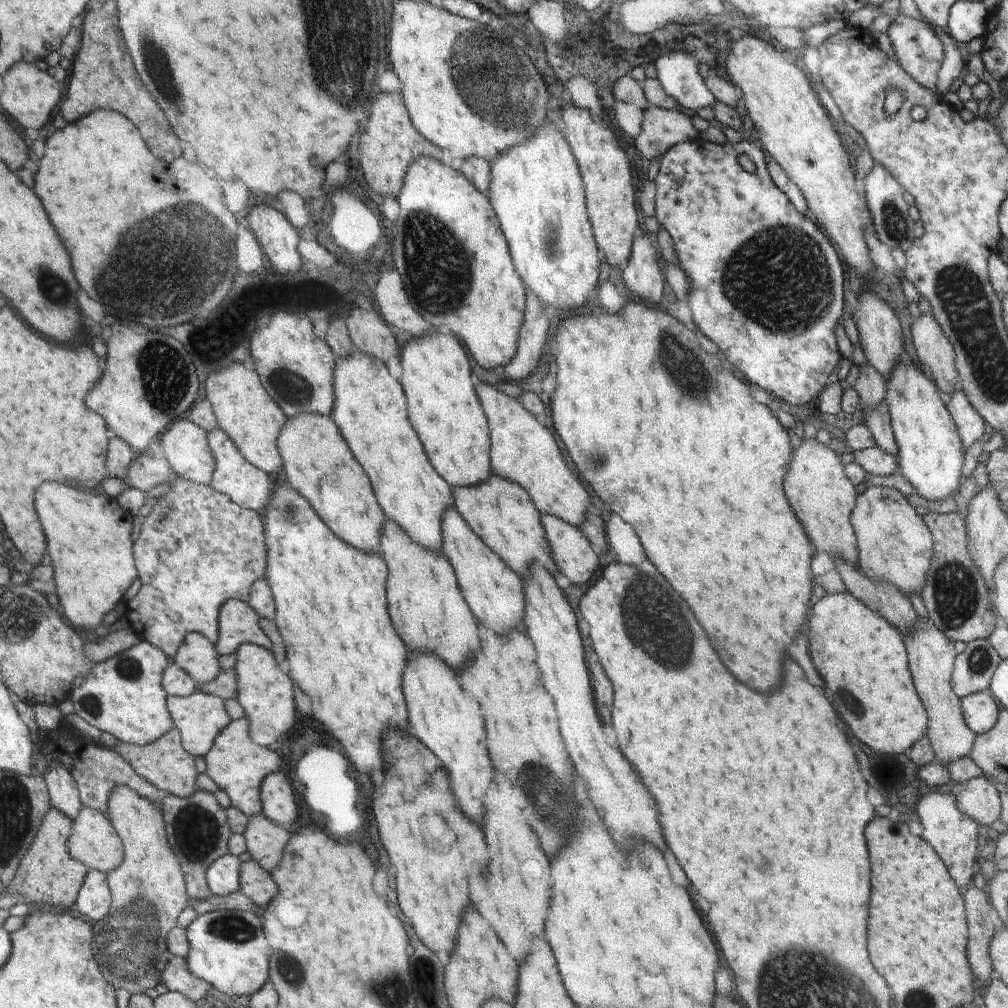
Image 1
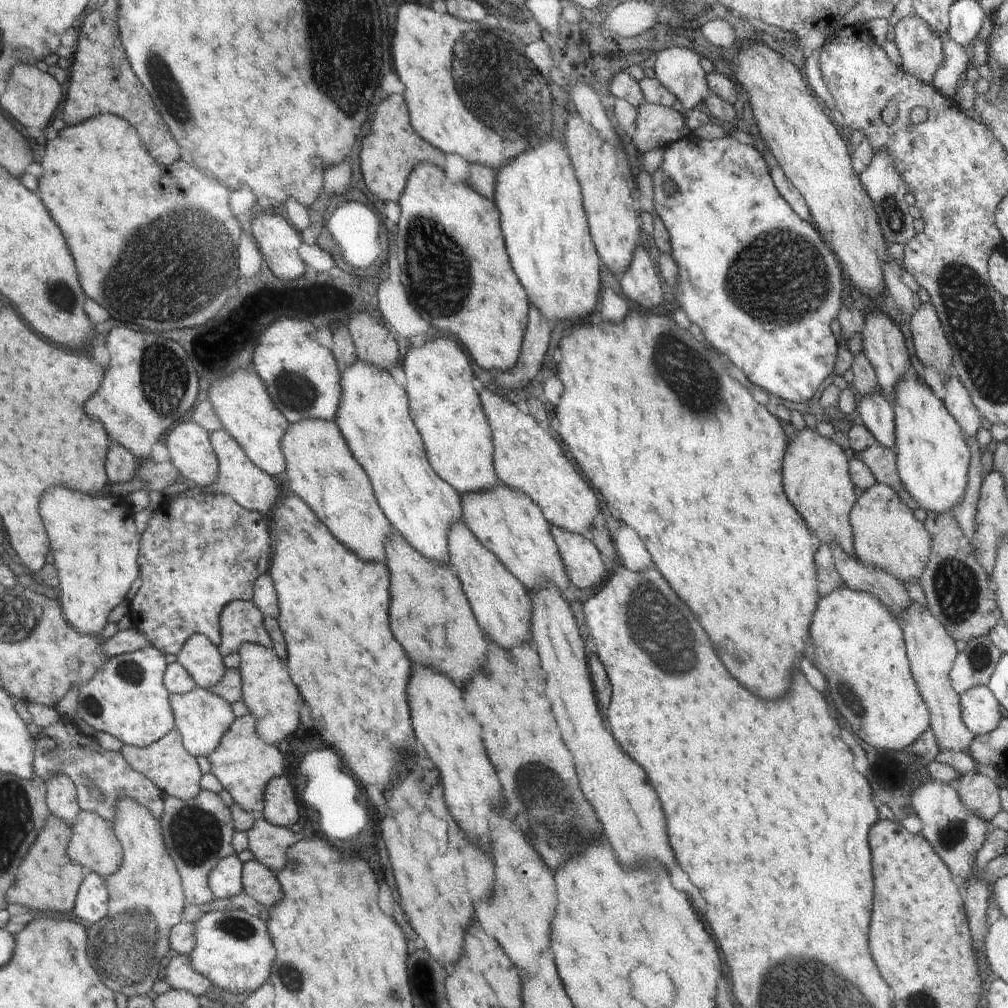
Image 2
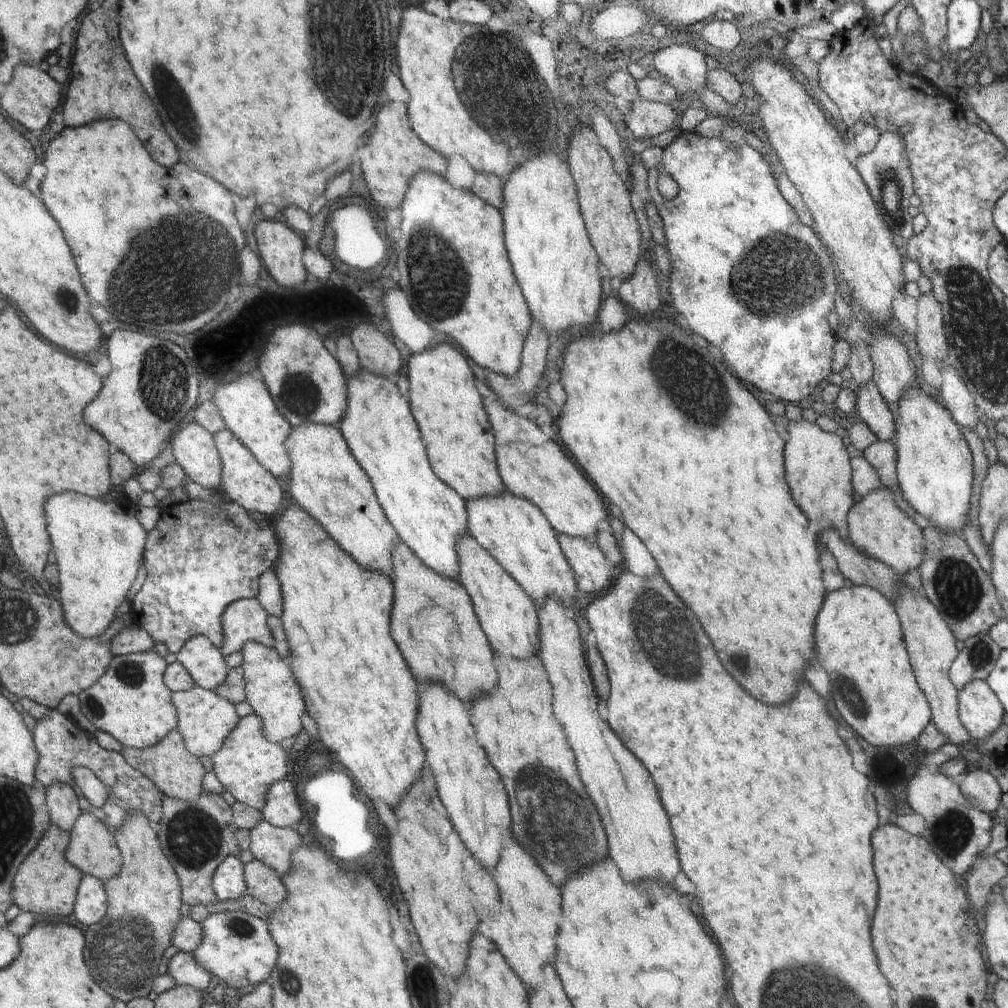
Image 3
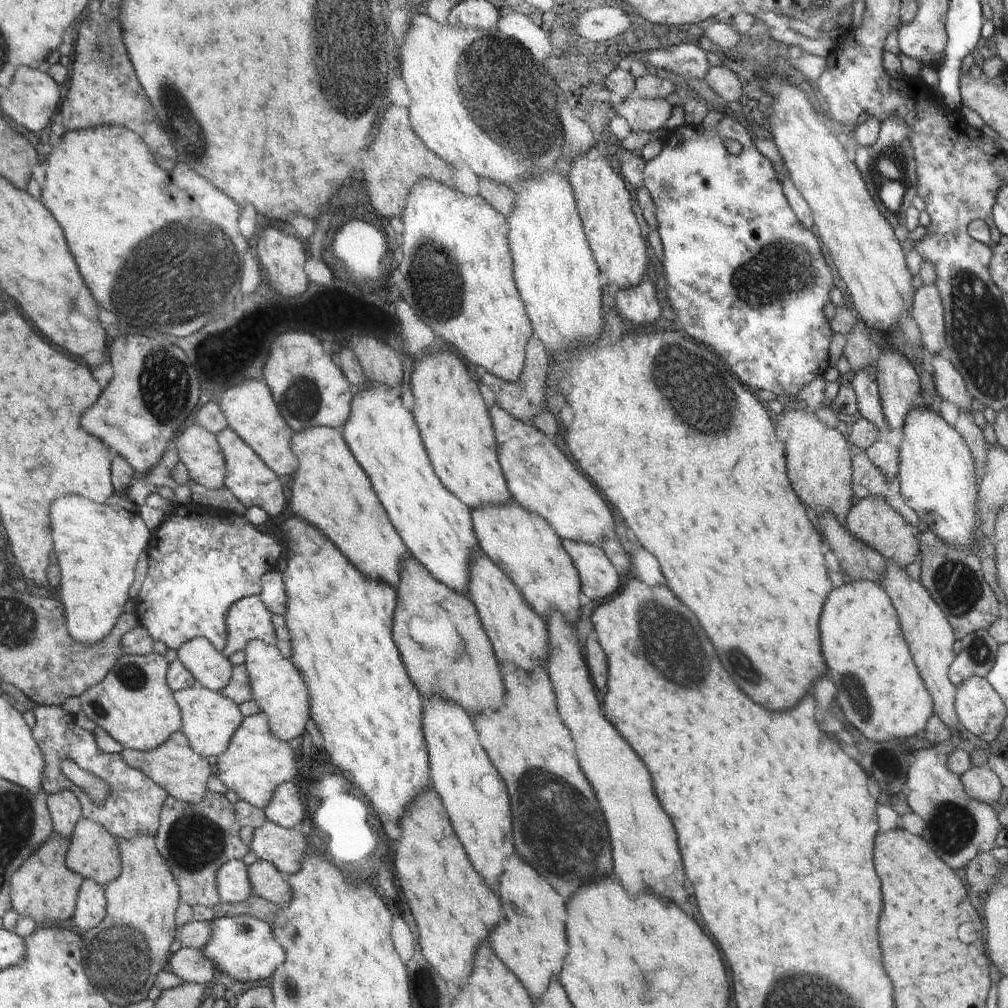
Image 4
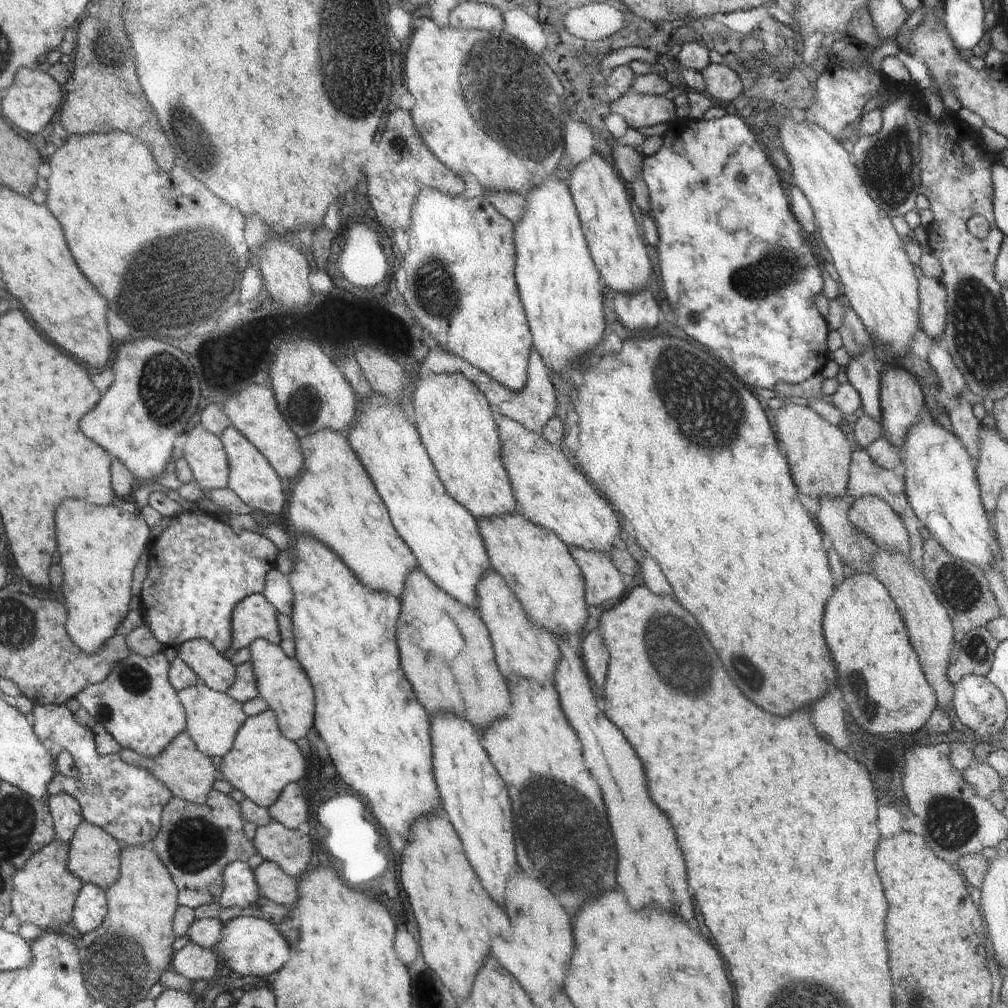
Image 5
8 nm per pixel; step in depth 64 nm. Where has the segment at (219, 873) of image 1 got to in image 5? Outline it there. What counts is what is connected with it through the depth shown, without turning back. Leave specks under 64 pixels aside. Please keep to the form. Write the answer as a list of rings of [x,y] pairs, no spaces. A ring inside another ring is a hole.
[[[233,863],[225,875],[225,894],[221,905],[226,909],[246,909],[261,898],[260,888],[253,869],[247,863]]]

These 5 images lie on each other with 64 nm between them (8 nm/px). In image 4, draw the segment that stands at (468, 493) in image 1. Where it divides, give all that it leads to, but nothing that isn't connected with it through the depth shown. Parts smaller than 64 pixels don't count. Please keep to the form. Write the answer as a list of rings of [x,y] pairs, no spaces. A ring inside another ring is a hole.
[[[512,499],[508,504],[502,504],[502,506],[496,504],[496,506],[474,508],[472,519],[479,547],[517,585],[526,602],[530,604],[530,608],[533,608],[534,612],[537,612],[538,616],[543,619],[548,618],[556,610],[556,612],[574,619],[576,623],[581,614],[581,577],[578,576],[578,569],[569,552],[566,552],[564,541],[557,535],[557,531],[544,518],[536,516],[534,512],[528,512],[526,508],[522,508]]]

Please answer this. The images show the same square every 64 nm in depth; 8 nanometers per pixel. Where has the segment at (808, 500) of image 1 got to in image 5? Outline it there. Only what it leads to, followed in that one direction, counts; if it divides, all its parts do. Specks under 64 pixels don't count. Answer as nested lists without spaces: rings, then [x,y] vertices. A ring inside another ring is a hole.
[[[786,399],[784,406],[775,413],[774,424],[780,432],[778,440],[782,440],[794,481],[798,480],[798,488],[804,495],[818,500],[847,495],[852,438],[844,434],[839,426],[824,420],[804,401]]]

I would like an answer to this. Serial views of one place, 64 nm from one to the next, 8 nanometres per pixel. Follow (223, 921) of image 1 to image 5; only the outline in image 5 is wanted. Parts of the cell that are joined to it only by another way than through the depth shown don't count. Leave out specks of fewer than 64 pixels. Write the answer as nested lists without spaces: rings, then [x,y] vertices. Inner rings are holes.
[[[239,917],[226,923],[222,943],[212,945],[220,954],[222,963],[243,977],[264,977],[280,971],[291,958],[291,946],[286,937],[270,921],[255,917]]]

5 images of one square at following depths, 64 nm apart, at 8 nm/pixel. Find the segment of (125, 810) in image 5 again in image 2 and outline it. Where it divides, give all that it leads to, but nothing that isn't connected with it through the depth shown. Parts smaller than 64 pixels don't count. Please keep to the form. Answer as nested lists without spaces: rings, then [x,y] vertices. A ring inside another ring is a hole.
[[[61,715],[57,722],[44,727],[36,738],[37,760],[36,772],[48,783],[54,776],[66,774],[70,776],[80,788],[79,799],[83,810],[98,812],[102,818],[106,818],[111,824],[118,820],[118,804],[122,798],[132,798],[146,808],[154,812],[154,816],[163,818],[165,815],[166,793],[158,788],[158,785],[145,774],[138,772],[129,763],[129,760],[120,751],[106,750],[96,735],[86,734],[82,728],[74,722],[74,718]],[[83,775],[90,776],[98,782],[98,786],[104,792],[104,800],[96,800],[94,796],[85,792],[83,787]]]

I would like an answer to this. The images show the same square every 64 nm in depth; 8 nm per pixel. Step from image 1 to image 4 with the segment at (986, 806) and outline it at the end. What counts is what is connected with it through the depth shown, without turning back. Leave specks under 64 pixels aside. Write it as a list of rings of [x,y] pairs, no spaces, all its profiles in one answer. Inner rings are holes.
[[[973,766],[962,774],[966,793],[985,803],[996,803],[1001,798],[1003,787],[998,776],[987,766]]]

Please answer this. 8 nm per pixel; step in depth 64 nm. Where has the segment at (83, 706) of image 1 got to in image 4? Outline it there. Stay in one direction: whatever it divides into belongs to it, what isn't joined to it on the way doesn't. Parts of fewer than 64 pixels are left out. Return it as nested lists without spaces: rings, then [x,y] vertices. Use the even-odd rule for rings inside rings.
[[[163,649],[152,655],[125,655],[104,682],[80,697],[83,711],[124,748],[156,751],[185,728],[183,709],[169,684],[171,668]]]

